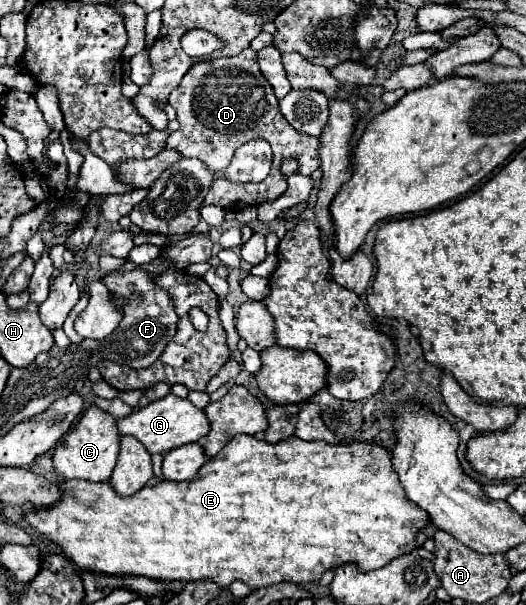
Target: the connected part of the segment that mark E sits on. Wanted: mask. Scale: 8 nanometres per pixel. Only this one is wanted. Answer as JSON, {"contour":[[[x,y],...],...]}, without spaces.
{"contour":[[[238,435],[234,437],[216,457],[208,459],[200,471],[194,475],[192,481],[184,481],[184,483],[170,483],[170,481],[160,481],[152,487],[144,487],[138,493],[130,495],[130,497],[120,497],[118,493],[114,493],[114,489],[110,487],[110,483],[88,483],[88,481],[64,481],[60,483],[60,489],[64,491],[64,497],[48,507],[48,509],[36,509],[36,513],[28,513],[26,521],[36,527],[40,533],[44,533],[46,537],[50,537],[52,541],[56,541],[64,553],[68,555],[68,559],[72,559],[80,569],[86,571],[94,571],[94,573],[106,573],[106,575],[142,575],[148,579],[162,579],[162,581],[214,581],[220,587],[228,587],[230,583],[234,583],[236,579],[248,583],[252,589],[260,589],[260,587],[268,587],[274,583],[310,583],[310,581],[318,581],[322,577],[324,571],[328,569],[336,569],[340,565],[356,565],[360,571],[372,571],[372,569],[380,569],[384,565],[388,565],[392,559],[410,553],[412,549],[418,547],[418,543],[414,541],[416,533],[420,533],[422,529],[428,527],[430,517],[416,507],[404,493],[404,489],[400,487],[398,477],[394,475],[394,467],[392,467],[392,451],[376,445],[376,443],[338,443],[338,445],[330,445],[326,441],[302,441],[298,437],[290,437],[286,441],[280,441],[276,445],[270,445],[266,441],[258,441],[252,435]]]}

